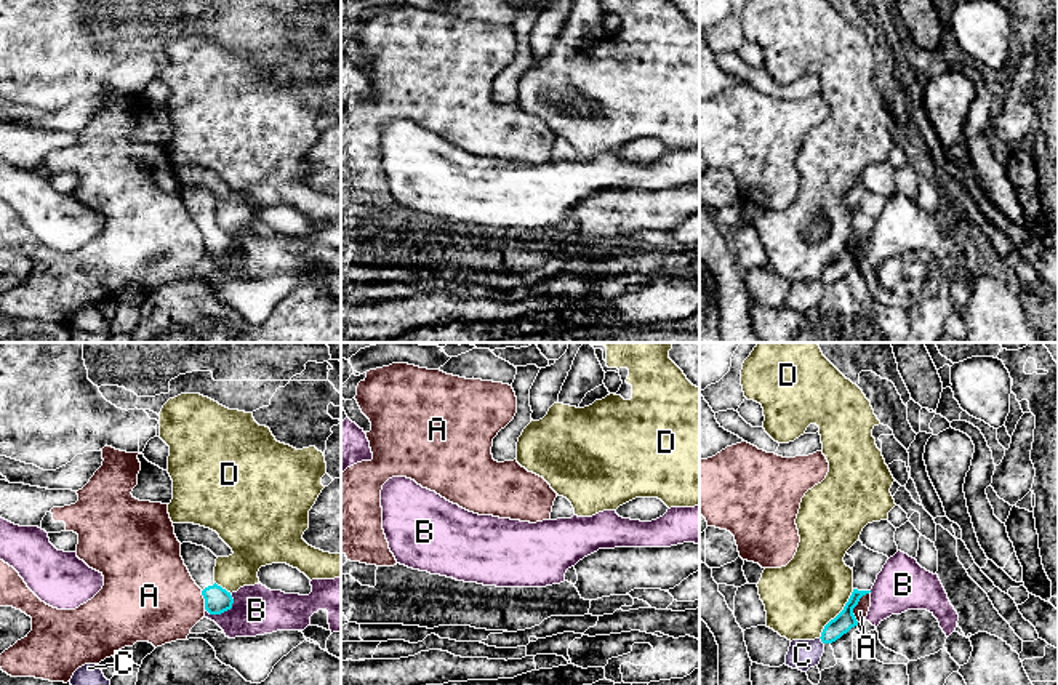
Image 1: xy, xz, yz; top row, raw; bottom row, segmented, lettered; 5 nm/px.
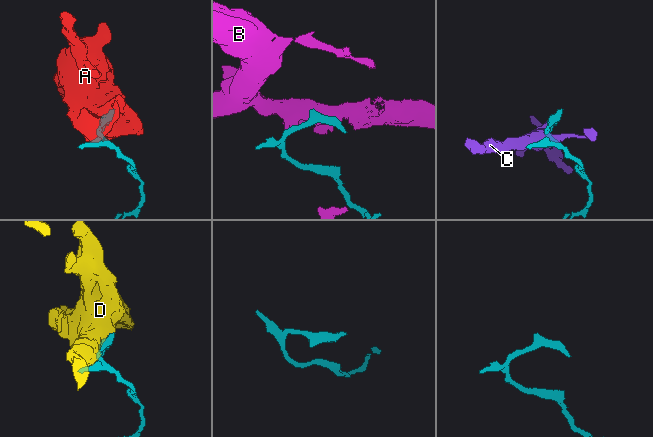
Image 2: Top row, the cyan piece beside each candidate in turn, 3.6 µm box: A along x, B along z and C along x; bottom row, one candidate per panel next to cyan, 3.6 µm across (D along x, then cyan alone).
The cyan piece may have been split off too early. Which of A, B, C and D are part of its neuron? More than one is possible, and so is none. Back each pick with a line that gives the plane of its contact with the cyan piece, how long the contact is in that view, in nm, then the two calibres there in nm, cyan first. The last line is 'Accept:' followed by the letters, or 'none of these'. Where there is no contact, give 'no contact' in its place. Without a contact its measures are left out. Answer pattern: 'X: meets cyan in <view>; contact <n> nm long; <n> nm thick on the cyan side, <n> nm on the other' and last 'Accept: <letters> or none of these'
Accept: none of these

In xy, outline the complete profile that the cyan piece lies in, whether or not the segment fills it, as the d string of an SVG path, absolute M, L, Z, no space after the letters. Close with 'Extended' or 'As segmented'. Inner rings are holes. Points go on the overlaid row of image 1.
M192 543L181 544L181 557L192 579L202 589L205 610L210 615L221 615L232 608L234 599L230 592L214 583L216 555Z. Extended

